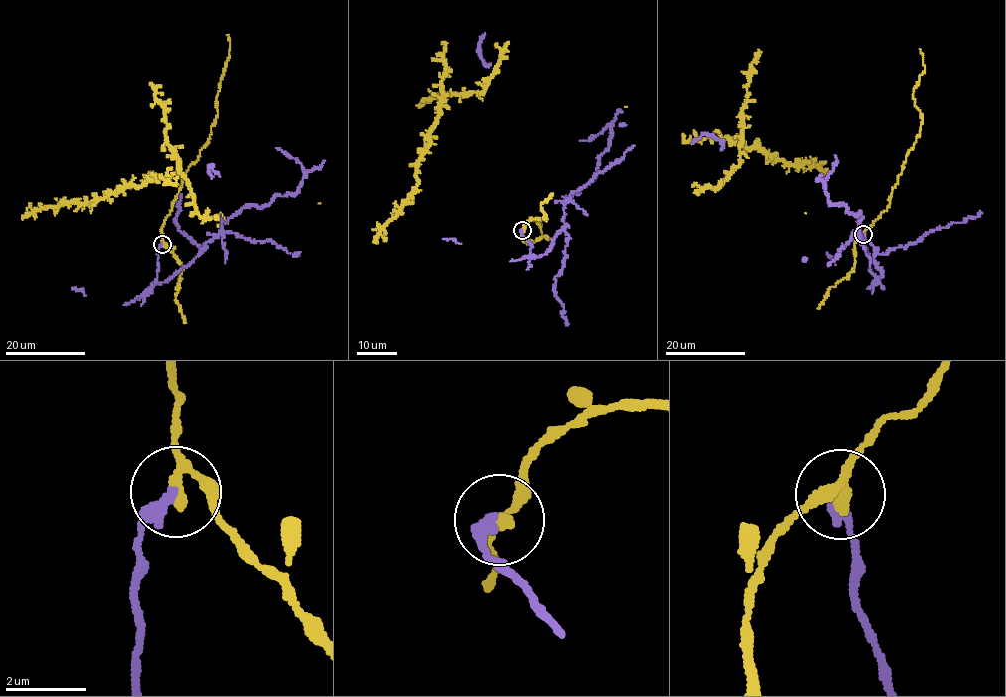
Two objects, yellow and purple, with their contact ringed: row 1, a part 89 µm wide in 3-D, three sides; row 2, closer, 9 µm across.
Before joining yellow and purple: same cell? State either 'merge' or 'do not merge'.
do not merge

